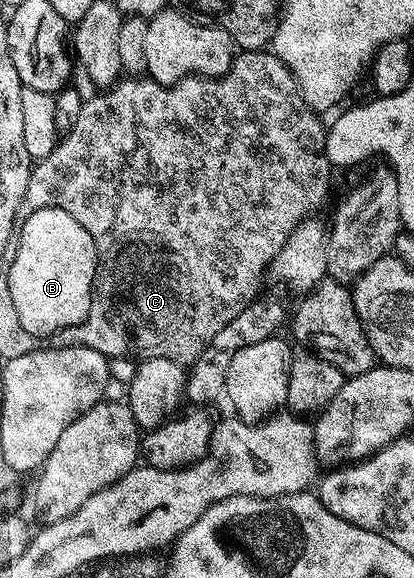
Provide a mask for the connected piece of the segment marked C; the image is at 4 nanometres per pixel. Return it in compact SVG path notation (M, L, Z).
M259 50L256 52L239 51L235 55L234 61L230 63L229 72L225 72L222 76L185 76L183 80L178 80L175 84L161 84L149 78L122 78L110 85L109 88L99 91L99 96L94 96L85 101L80 110L80 118L76 118L76 126L72 126L70 132L65 133L59 139L58 145L52 150L52 154L48 154L48 158L37 161L31 167L30 177L28 178L28 190L24 190L24 198L22 199L21 215L28 217L45 207L59 207L60 210L66 210L68 214L72 214L84 229L91 234L93 242L95 242L96 254L98 255L98 265L95 267L94 289L91 298L91 310L82 324L72 325L71 328L61 329L59 332L53 333L48 338L49 347L52 348L75 348L76 346L84 346L96 350L100 354L104 354L107 358L116 356L128 356L137 358L139 361L151 360L152 358L168 358L172 362L183 366L193 365L194 361L200 358L200 354L204 354L204 350L212 342L212 338L216 338L216 334L220 334L220 330L224 330L224 326L228 326L228 322L232 322L232 318L236 318L236 314L240 314L240 310L244 310L248 305L253 304L259 299L262 288L262 275L266 272L266 267L273 265L277 257L281 254L282 248L286 247L288 239L303 227L302 220L309 218L313 212L318 212L326 204L326 199L330 196L330 171L332 165L330 159L326 157L326 133L327 129L322 128L319 113L313 112L311 108L304 102L304 98L298 89L298 83L293 74L288 70L288 66L284 66L284 62L280 62L280 58L274 55L270 50Z

